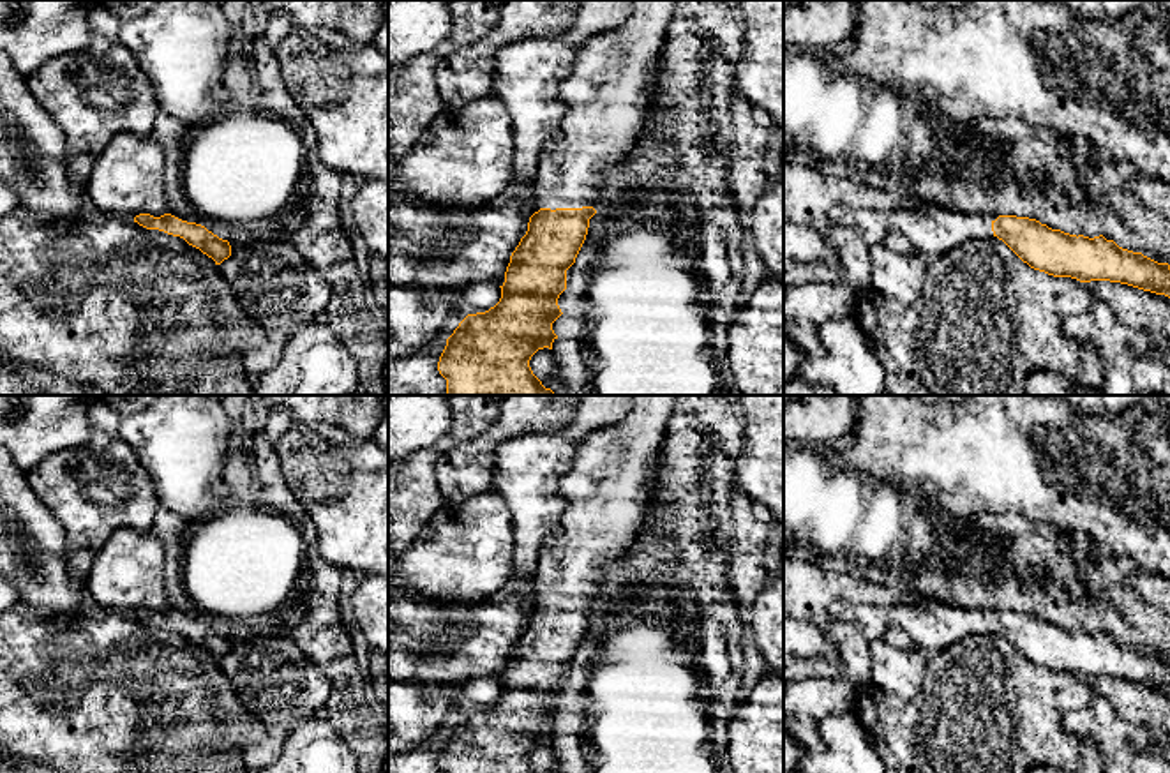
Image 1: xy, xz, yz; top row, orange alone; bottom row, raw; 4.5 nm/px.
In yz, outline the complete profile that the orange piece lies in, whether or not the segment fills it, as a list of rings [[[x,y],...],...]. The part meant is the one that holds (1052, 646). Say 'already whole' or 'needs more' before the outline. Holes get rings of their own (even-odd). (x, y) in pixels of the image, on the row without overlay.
needs more; [[[835,602],[831,604],[829,611],[835,618],[858,625],[868,642],[882,639],[889,628],[900,628],[914,642],[916,651],[930,657],[967,635],[988,634],[994,630],[1002,635],[1031,664],[1048,671],[1071,672],[1080,678],[1121,678],[1170,694],[1168,658],[1158,658],[1142,648],[1122,644],[1114,635],[1106,635],[1103,630],[1094,634],[1084,630],[1076,632],[1061,625],[1052,625],[1046,619],[1029,612],[999,611],[995,616],[992,616],[990,612],[979,609],[964,609],[942,602],[928,605]]]

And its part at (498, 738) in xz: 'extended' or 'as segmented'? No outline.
extended

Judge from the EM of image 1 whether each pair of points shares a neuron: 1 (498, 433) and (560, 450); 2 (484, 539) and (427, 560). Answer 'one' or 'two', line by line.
1: two
2: one

